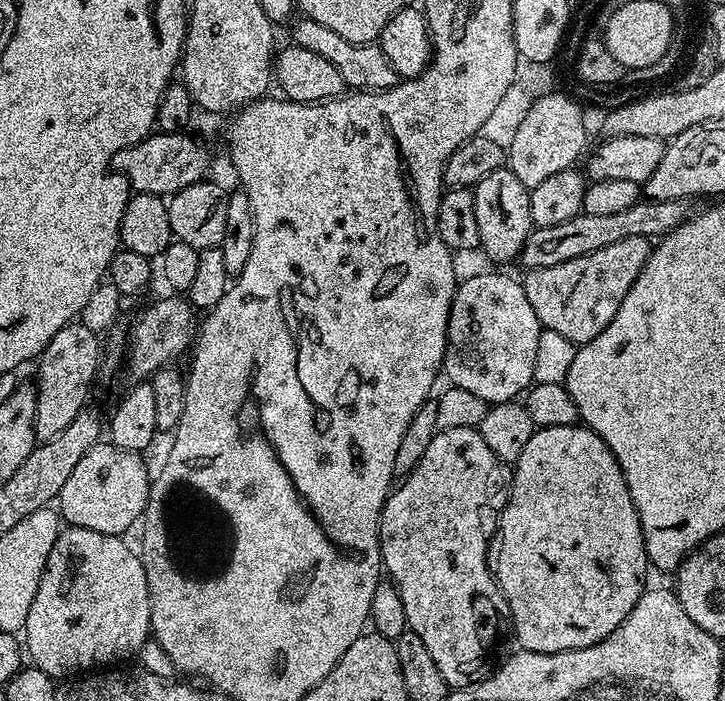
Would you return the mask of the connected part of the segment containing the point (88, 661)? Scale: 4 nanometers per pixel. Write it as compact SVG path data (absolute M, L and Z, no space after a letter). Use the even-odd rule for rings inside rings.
M61 527L54 550L50 550L42 582L38 582L38 594L34 594L34 602L30 605L30 615L26 617L22 633L27 655L28 652L32 655L31 663L47 676L72 678L97 666L115 665L112 664L115 660L135 657L150 638L152 603L148 569L142 566L139 555L133 549L131 552L122 541L120 536L107 536L98 530Z

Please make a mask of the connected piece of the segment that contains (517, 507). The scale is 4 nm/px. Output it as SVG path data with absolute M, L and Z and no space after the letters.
M583 423L537 428L532 433L530 442L526 442L522 454L516 459L510 499L503 512L499 513L498 520L500 520L500 553L497 556L495 553L494 556L494 575L496 583L500 585L502 594L512 611L512 630L515 643L523 651L569 652L586 646L594 646L607 638L625 620L630 614L630 610L634 610L640 595L646 591L646 585L649 583L647 580L650 565L638 510L634 506L634 498L630 498L626 478L622 474L614 454L606 446L606 442L602 442L602 438L598 438L598 434L594 434L594 430L584 427Z

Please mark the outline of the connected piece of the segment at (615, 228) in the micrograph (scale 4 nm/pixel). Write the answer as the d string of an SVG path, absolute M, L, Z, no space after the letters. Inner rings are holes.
M688 197L686 199L668 200L640 200L630 210L622 210L617 214L586 215L581 212L561 225L533 229L520 255L523 267L545 268L554 266L559 262L569 261L570 258L580 257L582 254L592 253L613 242L622 241L630 237L663 237L680 224L684 224L696 213L695 201Z

